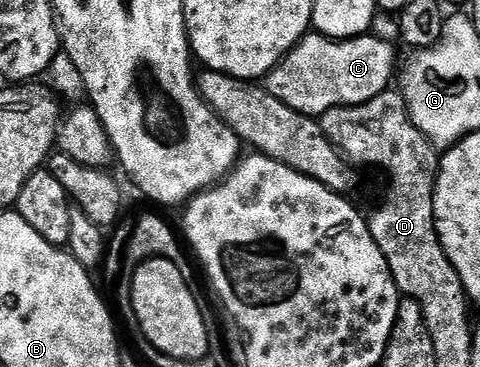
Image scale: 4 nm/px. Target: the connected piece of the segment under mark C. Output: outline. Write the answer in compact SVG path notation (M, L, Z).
M317 31L307 32L306 36L266 74L264 88L280 103L288 103L296 111L309 117L321 118L322 114L337 105L359 105L391 88L390 80L395 80L394 49L382 37L363 35L349 37L346 40L334 40Z

